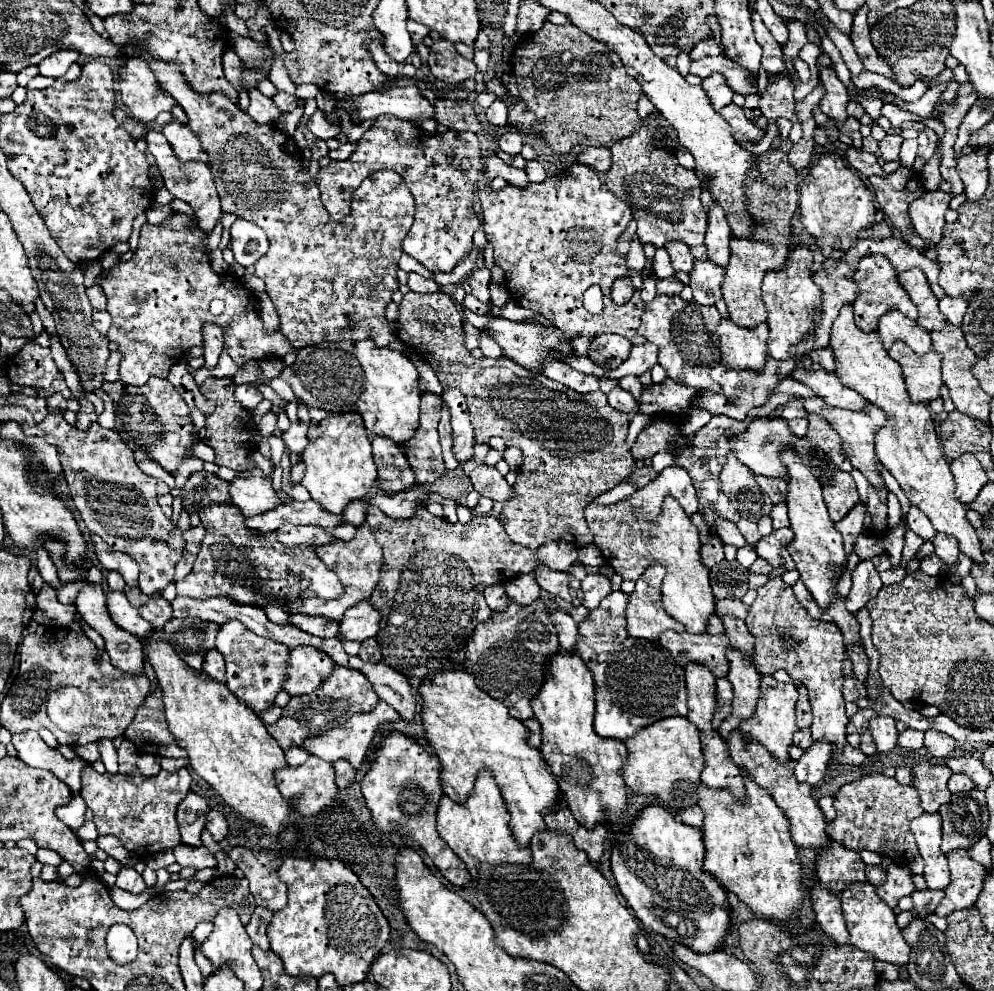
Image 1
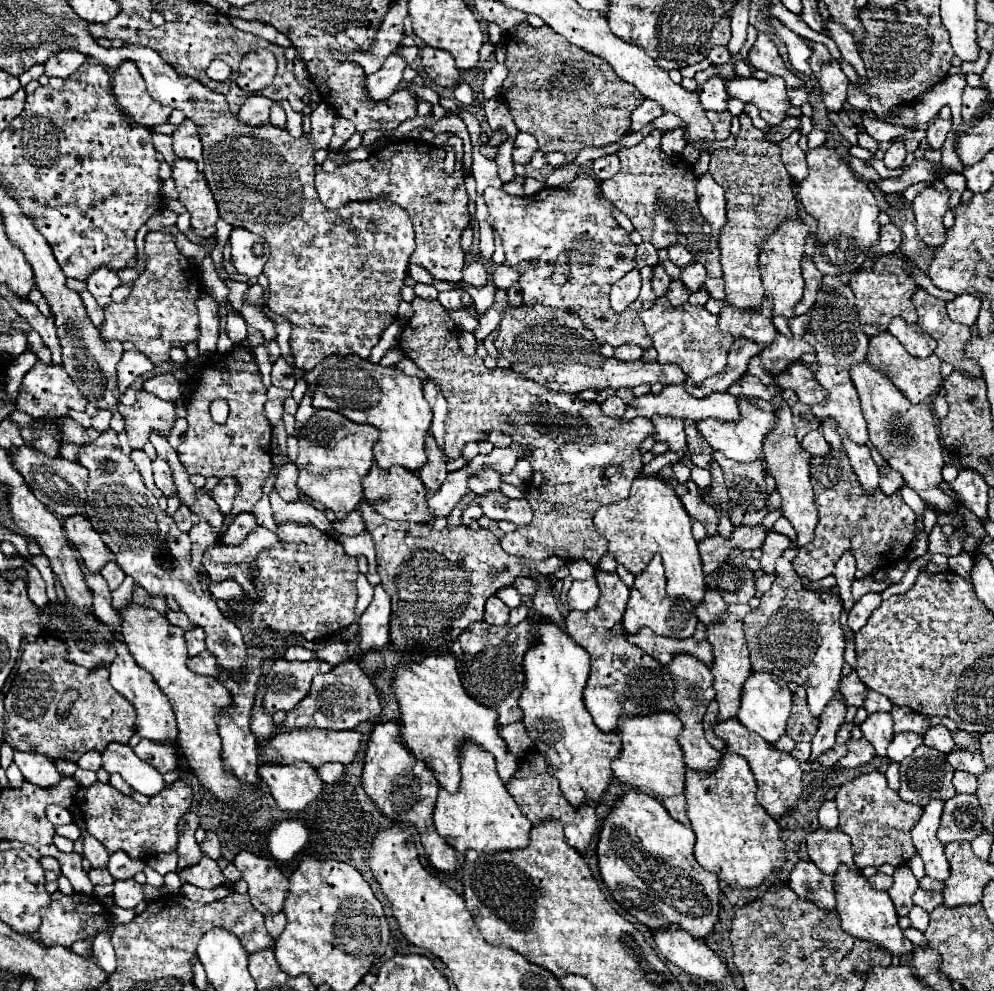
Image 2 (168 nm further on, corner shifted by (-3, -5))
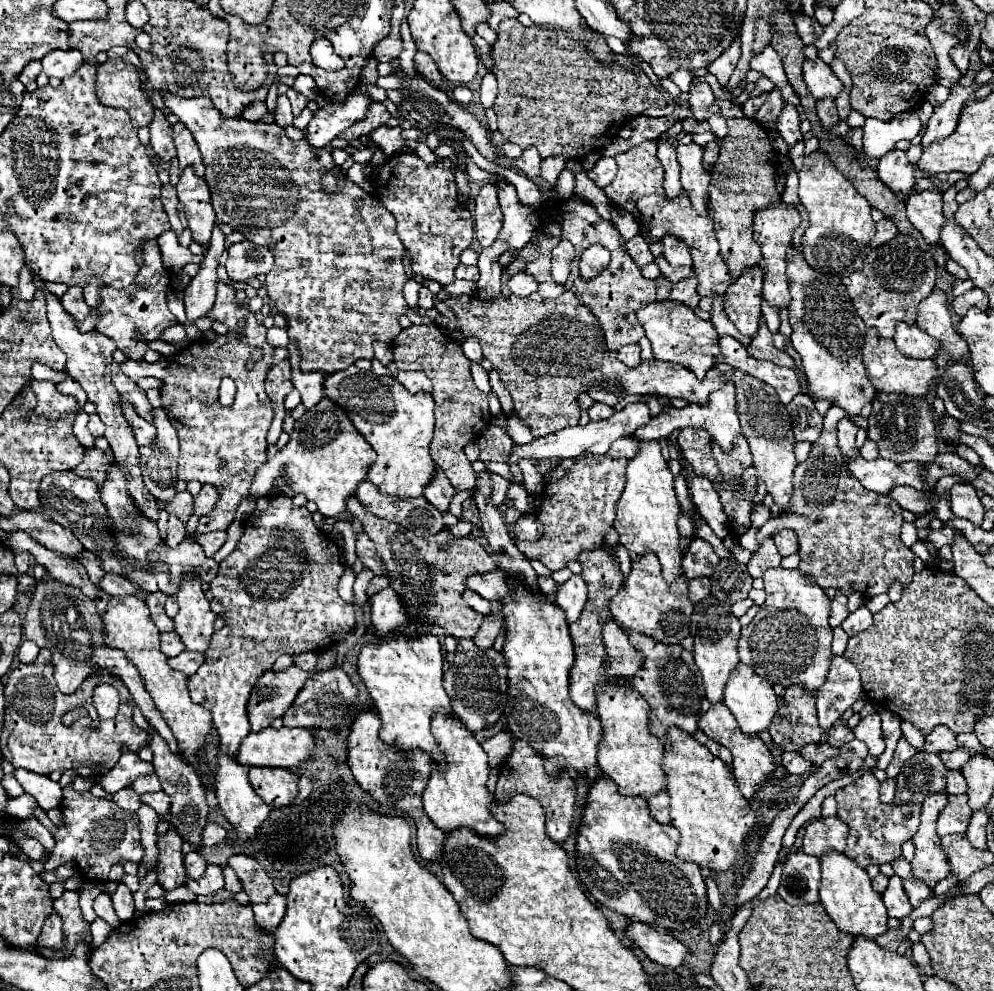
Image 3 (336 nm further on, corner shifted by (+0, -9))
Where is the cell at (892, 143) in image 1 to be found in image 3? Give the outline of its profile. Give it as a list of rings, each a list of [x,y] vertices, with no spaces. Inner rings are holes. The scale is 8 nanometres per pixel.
[[[893,149],[879,159],[877,179],[883,181],[893,193],[913,195],[915,193],[915,177],[913,165],[907,159],[905,151]]]

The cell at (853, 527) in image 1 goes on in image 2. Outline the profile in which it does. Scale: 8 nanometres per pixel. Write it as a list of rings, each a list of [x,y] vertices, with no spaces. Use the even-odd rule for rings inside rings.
[[[846,551],[846,553],[842,553],[842,557],[834,565],[834,577],[836,577],[836,583],[840,587],[840,599],[844,603],[844,609],[852,609],[852,605],[854,605],[852,595],[850,595],[850,585],[856,579],[854,573],[856,573],[854,553]]]

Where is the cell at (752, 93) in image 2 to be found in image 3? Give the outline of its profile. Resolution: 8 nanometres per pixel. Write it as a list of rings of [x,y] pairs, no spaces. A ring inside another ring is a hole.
[[[785,105],[785,109],[779,115],[779,121],[777,121],[777,133],[789,147],[793,147],[797,141],[803,141],[799,123],[801,123],[801,119],[799,119],[797,109],[793,105]]]

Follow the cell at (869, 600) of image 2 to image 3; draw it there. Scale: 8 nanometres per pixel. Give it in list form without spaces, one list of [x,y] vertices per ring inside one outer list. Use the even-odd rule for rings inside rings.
[[[859,607],[855,613],[851,613],[843,623],[843,631],[849,635],[849,637],[855,637],[857,633],[865,631],[873,621],[873,615],[867,611],[867,607]]]

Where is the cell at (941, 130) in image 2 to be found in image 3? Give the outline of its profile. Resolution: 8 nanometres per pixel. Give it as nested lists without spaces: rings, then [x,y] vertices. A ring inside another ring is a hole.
[[[955,83],[951,87],[951,93],[947,97],[947,101],[943,101],[941,105],[935,105],[935,111],[931,115],[931,119],[927,121],[927,131],[923,135],[923,145],[929,145],[931,141],[949,137],[949,133],[953,133],[953,129],[957,127],[957,117],[963,109],[963,105],[973,99],[975,87],[963,87],[961,83]]]

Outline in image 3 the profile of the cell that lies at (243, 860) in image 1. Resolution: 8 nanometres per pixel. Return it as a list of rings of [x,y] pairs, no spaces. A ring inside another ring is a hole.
[[[233,855],[229,859],[229,867],[237,873],[239,881],[243,883],[243,891],[249,895],[251,903],[265,903],[269,897],[273,897],[275,887],[271,879],[253,857]]]

